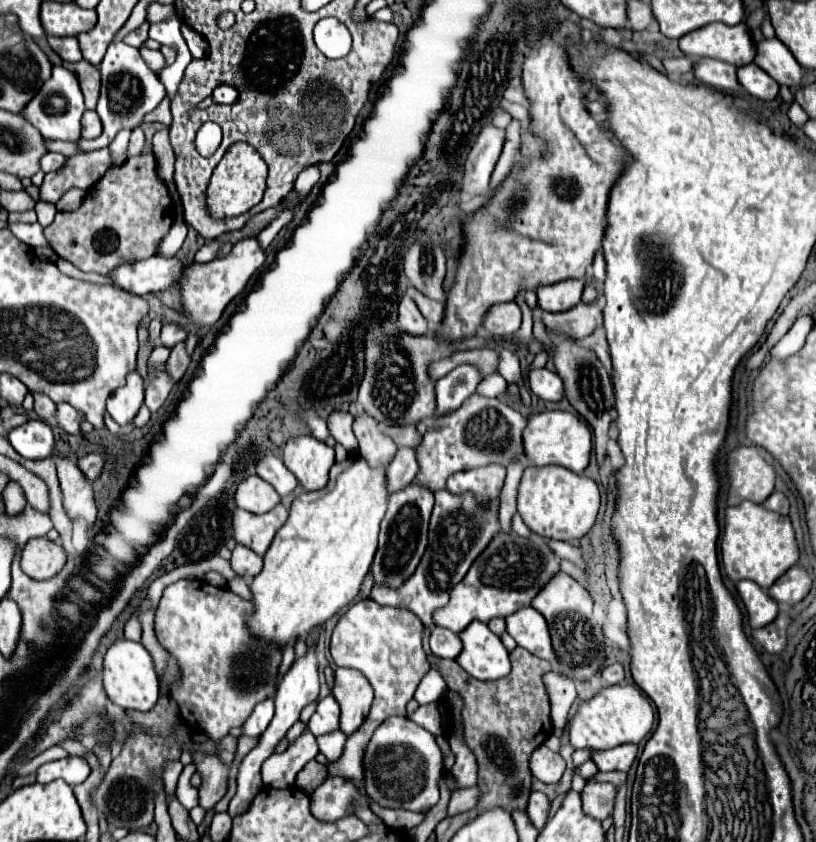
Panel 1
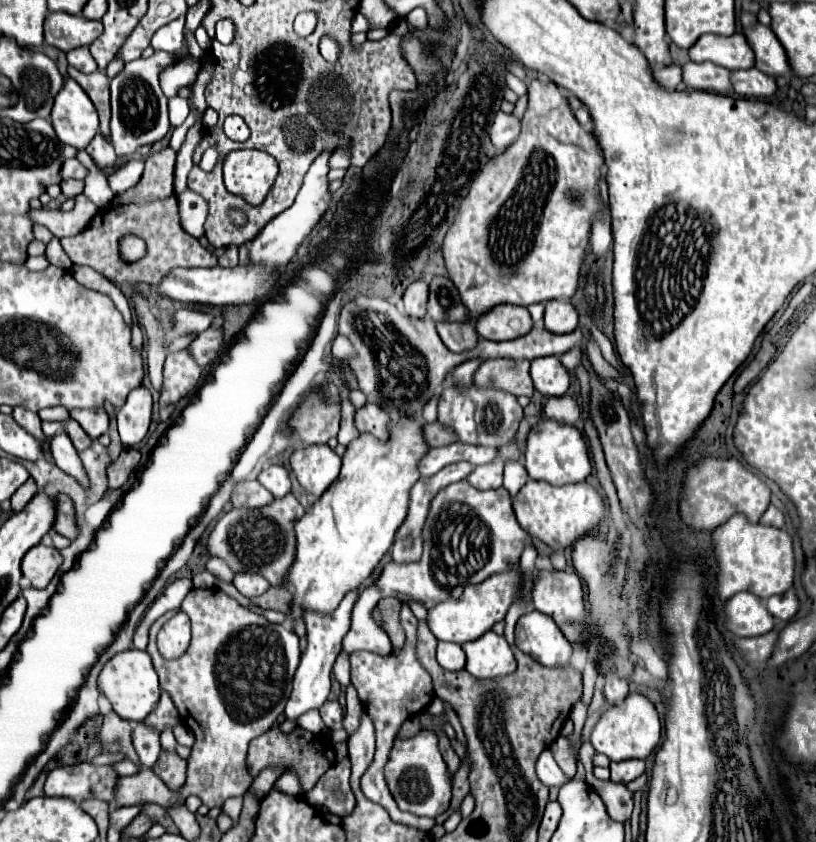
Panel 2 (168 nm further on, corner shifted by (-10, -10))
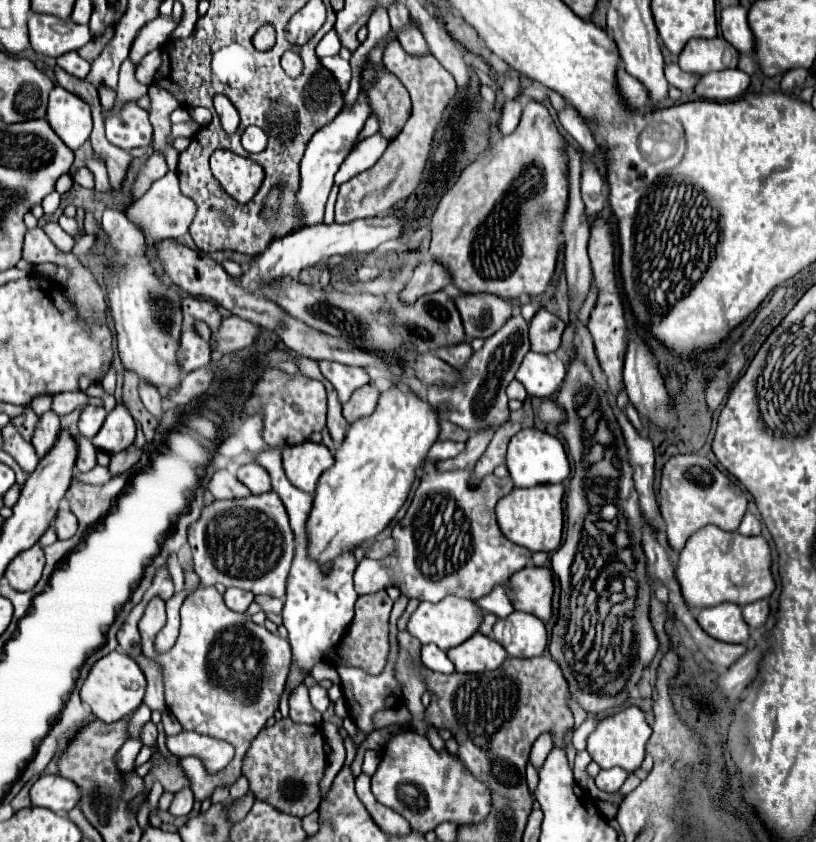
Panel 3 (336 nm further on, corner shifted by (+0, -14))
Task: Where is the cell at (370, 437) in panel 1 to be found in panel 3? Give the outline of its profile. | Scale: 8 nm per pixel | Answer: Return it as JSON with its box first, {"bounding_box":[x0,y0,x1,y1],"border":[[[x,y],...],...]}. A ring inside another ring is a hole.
{"bounding_box":[343,384,379,424],"border":[[[371,384],[355,390],[353,396],[349,398],[349,402],[343,404],[343,418],[349,424],[353,424],[355,420],[359,420],[363,416],[369,416],[375,410],[377,400],[379,400],[379,390]]]}

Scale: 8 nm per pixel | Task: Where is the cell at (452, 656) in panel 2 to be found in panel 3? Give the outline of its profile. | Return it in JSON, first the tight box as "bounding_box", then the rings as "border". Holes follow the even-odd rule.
{"bounding_box":[421,644,455,674],"border":[[[427,644],[421,648],[421,660],[429,670],[435,670],[441,674],[451,674],[455,670],[453,662],[447,658],[447,654],[441,648],[437,648],[435,644]]]}

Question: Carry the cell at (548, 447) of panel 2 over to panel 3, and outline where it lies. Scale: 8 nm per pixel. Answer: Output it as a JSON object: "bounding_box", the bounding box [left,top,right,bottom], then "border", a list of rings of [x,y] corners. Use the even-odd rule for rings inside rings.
{"bounding_box":[507,428,571,488],"border":[[[537,428],[521,430],[511,438],[507,450],[507,468],[515,486],[519,488],[531,488],[537,484],[561,484],[571,474],[571,466],[563,442],[557,436],[551,436]]]}

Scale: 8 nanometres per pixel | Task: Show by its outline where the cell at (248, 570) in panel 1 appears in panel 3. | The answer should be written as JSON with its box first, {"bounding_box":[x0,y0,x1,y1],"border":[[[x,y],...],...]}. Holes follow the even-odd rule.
{"bounding_box":[225,588,253,614],"border":[[[227,588],[227,592],[225,592],[225,604],[235,612],[243,612],[245,614],[251,602],[253,602],[253,594],[251,592],[243,592],[241,588]]]}

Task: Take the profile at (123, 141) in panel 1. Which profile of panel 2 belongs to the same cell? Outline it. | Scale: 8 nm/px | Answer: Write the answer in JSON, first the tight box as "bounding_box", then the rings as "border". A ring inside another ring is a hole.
{"bounding_box":[109,160,143,196],"border":[[[131,160],[125,166],[117,168],[111,176],[109,176],[109,186],[113,190],[115,196],[119,196],[121,192],[133,188],[143,174],[143,160]]]}

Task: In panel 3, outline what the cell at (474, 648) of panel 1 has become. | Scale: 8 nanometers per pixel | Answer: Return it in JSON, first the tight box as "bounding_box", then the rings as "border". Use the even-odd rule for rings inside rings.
{"bounding_box":[447,632,507,674],"border":[[[477,632],[467,642],[447,650],[447,656],[453,660],[457,672],[479,674],[499,668],[505,662],[507,652],[493,638]]]}

